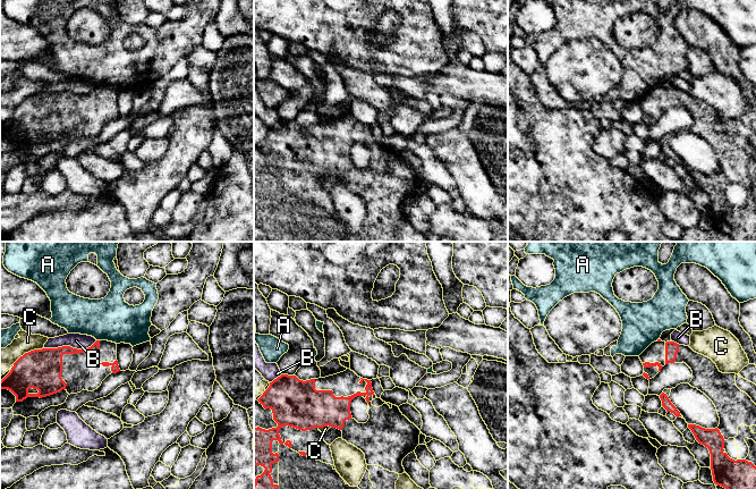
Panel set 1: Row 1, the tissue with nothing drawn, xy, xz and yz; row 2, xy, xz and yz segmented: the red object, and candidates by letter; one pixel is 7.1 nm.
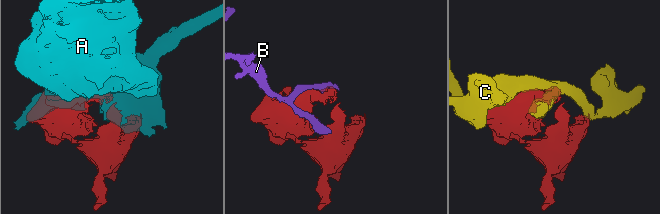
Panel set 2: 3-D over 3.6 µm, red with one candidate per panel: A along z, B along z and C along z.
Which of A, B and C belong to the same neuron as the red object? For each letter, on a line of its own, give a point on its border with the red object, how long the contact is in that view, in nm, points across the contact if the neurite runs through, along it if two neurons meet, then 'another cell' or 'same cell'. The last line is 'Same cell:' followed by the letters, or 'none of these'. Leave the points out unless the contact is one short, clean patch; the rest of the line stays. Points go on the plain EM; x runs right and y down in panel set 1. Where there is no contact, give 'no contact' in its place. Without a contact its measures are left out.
A: xy (99, 86) | 30 nm | another cell
B: xy (69, 92) | 380 nm | another cell
C: xy (28, 98) | 240 nm | another cell
Same cell: none of these

